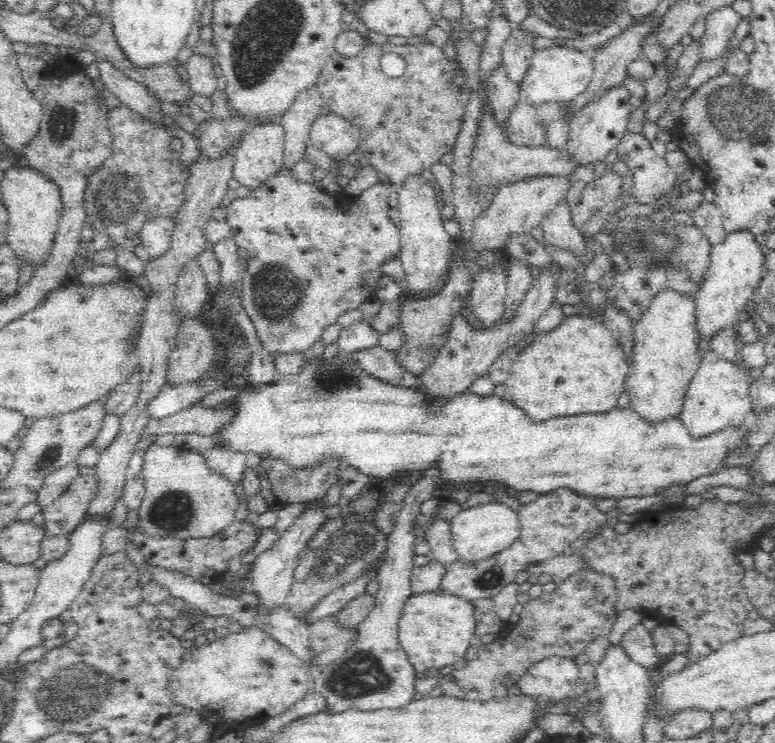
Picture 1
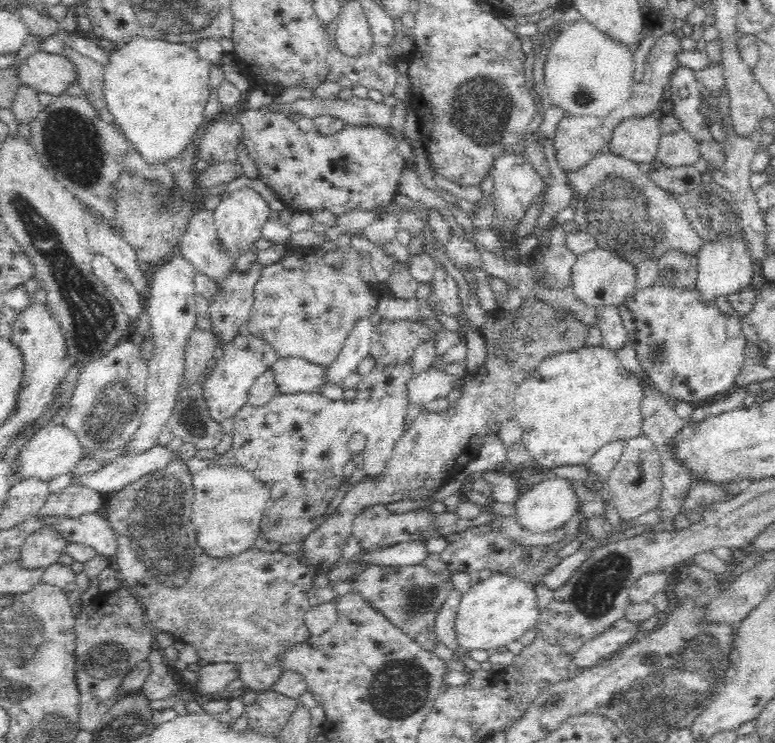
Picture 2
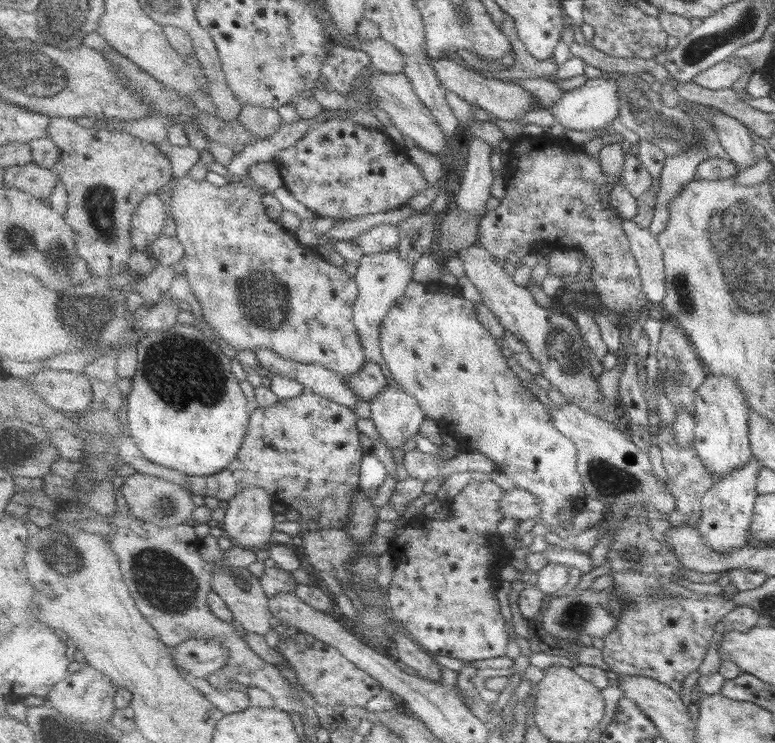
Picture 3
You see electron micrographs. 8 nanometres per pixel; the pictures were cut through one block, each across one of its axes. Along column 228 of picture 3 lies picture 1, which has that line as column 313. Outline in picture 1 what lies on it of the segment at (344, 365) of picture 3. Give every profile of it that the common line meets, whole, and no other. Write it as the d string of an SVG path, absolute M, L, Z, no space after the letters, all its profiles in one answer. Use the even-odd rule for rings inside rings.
M281 171L251 191L248 197L237 196L225 206L230 236L249 254L239 279L243 288L240 299L264 350L296 352L318 341L325 329L336 323L338 314L360 308L377 287L384 261L398 255L401 220L396 187L391 183L374 184L357 202L346 202L346 198L338 198L336 193L323 193L313 183L293 180L291 171Z

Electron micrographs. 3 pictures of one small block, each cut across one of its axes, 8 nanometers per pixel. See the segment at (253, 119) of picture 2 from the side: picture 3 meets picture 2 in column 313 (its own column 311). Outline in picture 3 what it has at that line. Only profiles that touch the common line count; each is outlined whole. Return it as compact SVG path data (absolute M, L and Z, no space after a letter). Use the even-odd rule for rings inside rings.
M339 117L320 123L297 144L278 154L277 164L282 172L285 187L292 195L317 216L340 220L378 214L408 205L410 199L431 187L420 168L409 155L408 148L388 134L365 128L351 119Z

